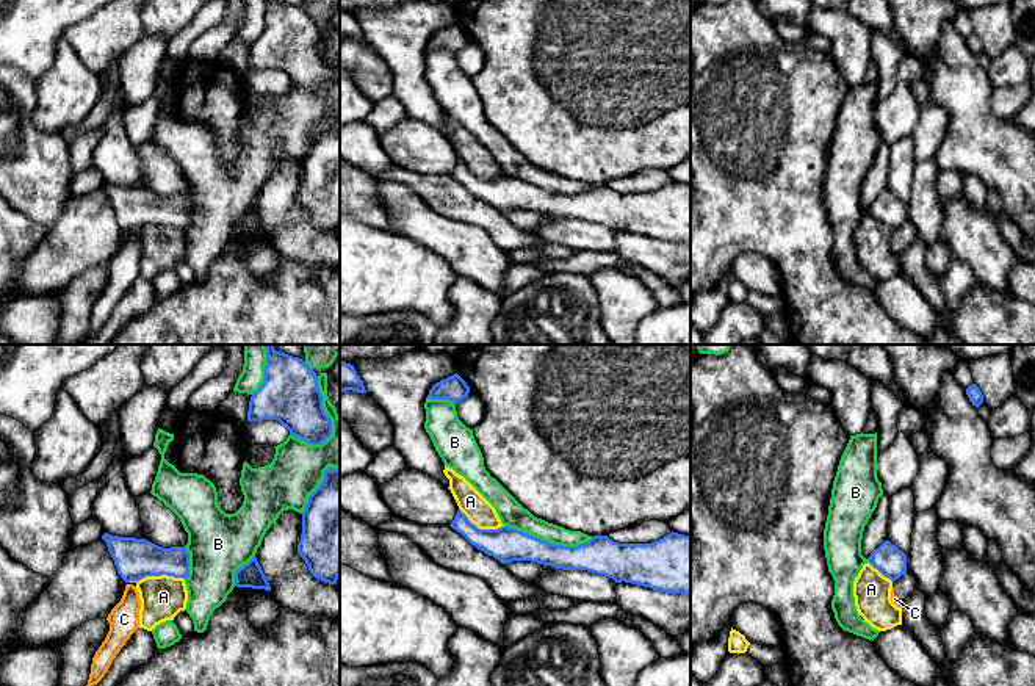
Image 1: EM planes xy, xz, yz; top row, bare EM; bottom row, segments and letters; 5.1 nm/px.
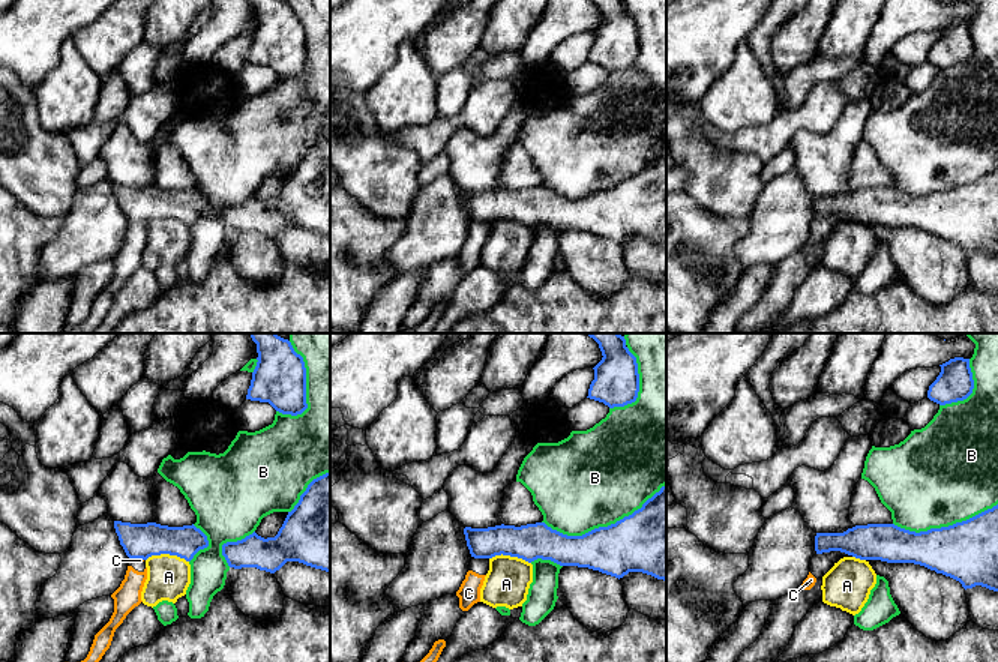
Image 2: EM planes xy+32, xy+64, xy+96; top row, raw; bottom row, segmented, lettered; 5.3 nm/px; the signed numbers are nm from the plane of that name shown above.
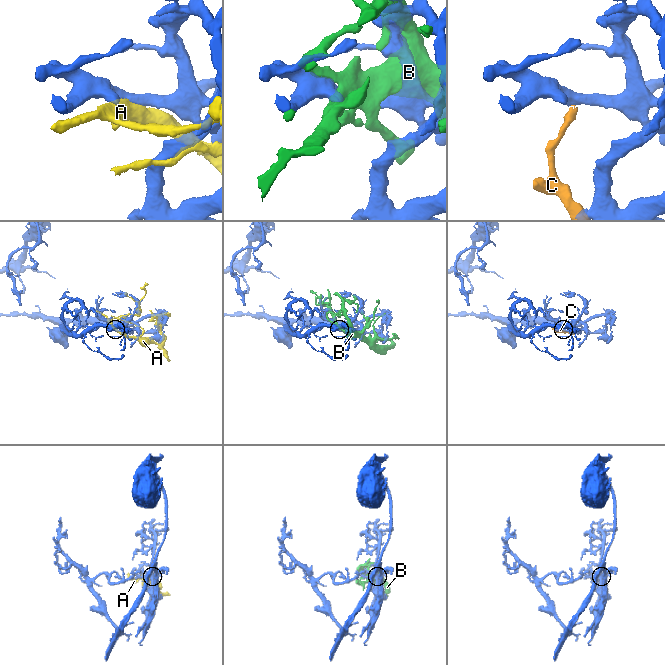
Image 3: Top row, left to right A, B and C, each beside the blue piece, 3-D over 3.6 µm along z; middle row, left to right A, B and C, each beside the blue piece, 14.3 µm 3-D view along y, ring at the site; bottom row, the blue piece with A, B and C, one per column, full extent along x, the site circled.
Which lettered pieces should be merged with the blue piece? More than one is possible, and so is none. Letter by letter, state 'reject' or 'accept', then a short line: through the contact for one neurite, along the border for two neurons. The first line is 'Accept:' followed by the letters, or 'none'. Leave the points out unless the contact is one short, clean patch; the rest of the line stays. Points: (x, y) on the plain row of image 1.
Accept: none
A: reject
B: reject
C: reject

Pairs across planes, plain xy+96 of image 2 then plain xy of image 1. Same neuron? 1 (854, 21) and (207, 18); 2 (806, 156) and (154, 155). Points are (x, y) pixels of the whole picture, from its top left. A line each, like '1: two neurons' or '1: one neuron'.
1: two neurons
2: two neurons

